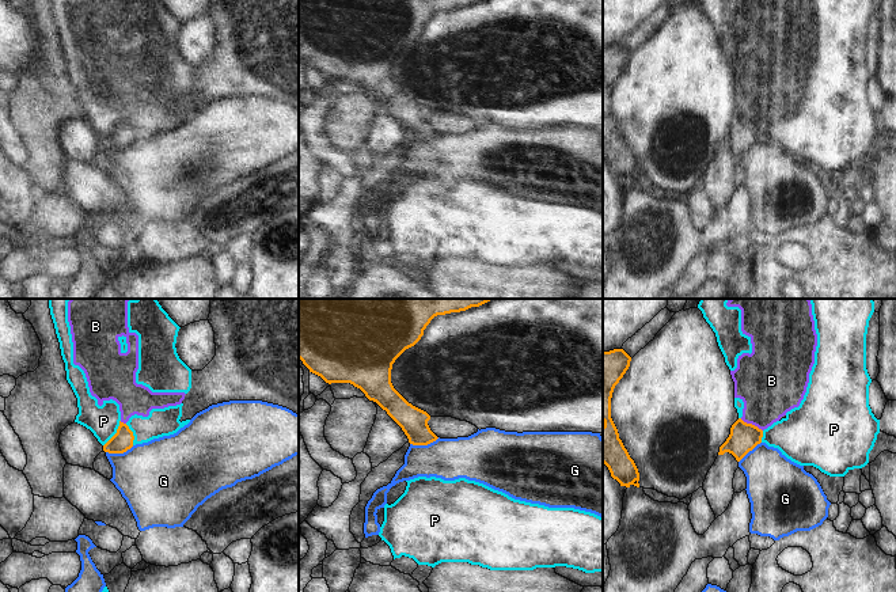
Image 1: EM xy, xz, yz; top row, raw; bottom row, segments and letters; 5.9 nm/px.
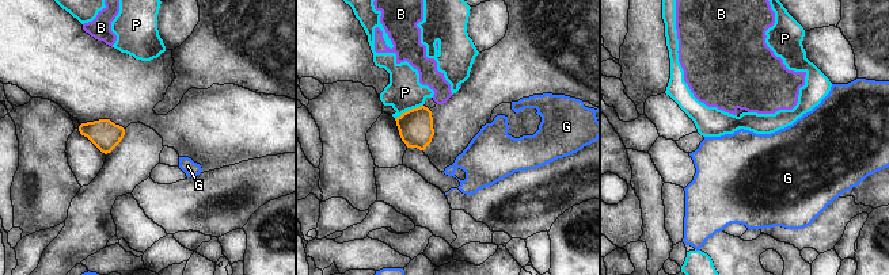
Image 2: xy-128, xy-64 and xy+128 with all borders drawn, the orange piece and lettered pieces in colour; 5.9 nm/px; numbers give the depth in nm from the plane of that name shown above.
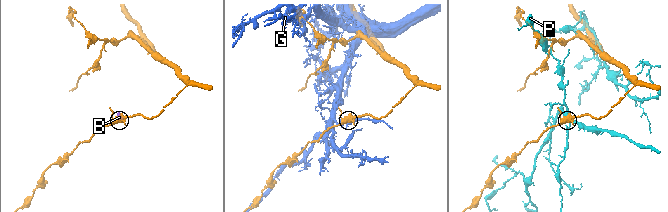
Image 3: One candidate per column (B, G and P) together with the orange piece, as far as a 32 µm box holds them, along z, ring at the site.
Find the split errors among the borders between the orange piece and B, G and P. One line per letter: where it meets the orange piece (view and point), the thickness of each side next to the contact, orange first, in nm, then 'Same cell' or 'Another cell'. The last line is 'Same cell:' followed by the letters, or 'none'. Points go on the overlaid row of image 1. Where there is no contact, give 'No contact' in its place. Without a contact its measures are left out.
B: Touches orange at yz (751, 424). Thickness 170 nm (orange) against 360 nm. Another cell
G: Touches orange at xz (424, 444). Thickness 160 nm (orange) against 240 nm. Another cell
P: Touches orange at xy (116, 433). Thickness 120 nm (orange) against 190 nm. Another cell
Same cell: none

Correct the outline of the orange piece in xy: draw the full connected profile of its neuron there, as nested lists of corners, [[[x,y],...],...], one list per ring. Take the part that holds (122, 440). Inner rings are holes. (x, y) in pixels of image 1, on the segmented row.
[[[119,421],[117,433],[103,445],[103,451],[109,454],[124,454],[133,447],[133,432],[129,426]]]

